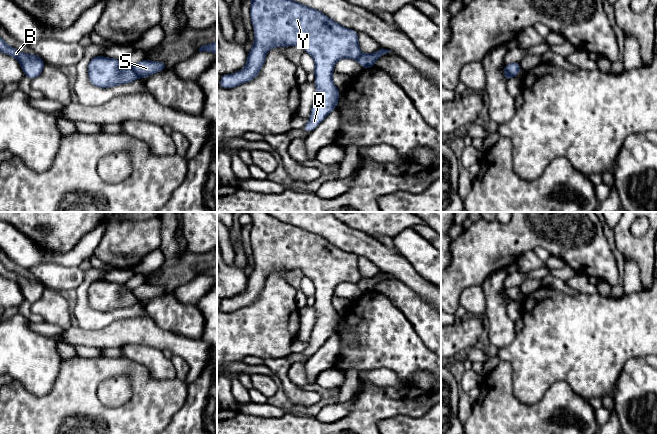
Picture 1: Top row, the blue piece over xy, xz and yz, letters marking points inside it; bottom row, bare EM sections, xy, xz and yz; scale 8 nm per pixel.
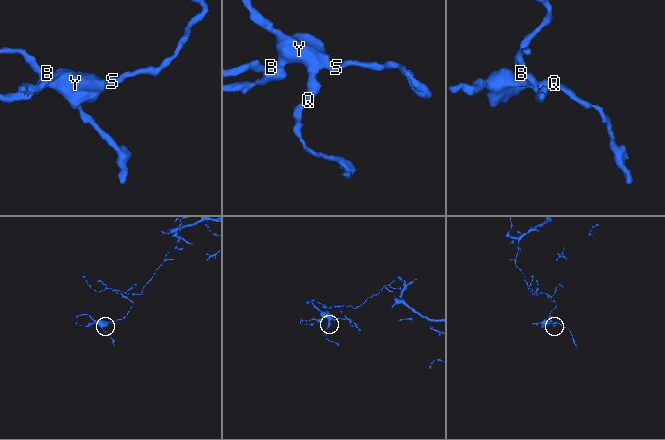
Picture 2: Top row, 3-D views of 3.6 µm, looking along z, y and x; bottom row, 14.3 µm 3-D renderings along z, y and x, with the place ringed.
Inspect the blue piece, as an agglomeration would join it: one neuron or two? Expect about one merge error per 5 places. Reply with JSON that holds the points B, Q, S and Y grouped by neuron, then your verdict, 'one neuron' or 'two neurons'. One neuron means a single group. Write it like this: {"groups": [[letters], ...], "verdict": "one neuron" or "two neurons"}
{"groups": [["B", "Q", "Y"], ["S"]], "verdict": "two neurons"}

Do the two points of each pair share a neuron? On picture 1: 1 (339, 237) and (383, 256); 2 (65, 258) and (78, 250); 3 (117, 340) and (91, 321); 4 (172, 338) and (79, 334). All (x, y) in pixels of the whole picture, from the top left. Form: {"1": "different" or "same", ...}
{"1": "same", "2": "same", "3": "different", "4": "same"}

